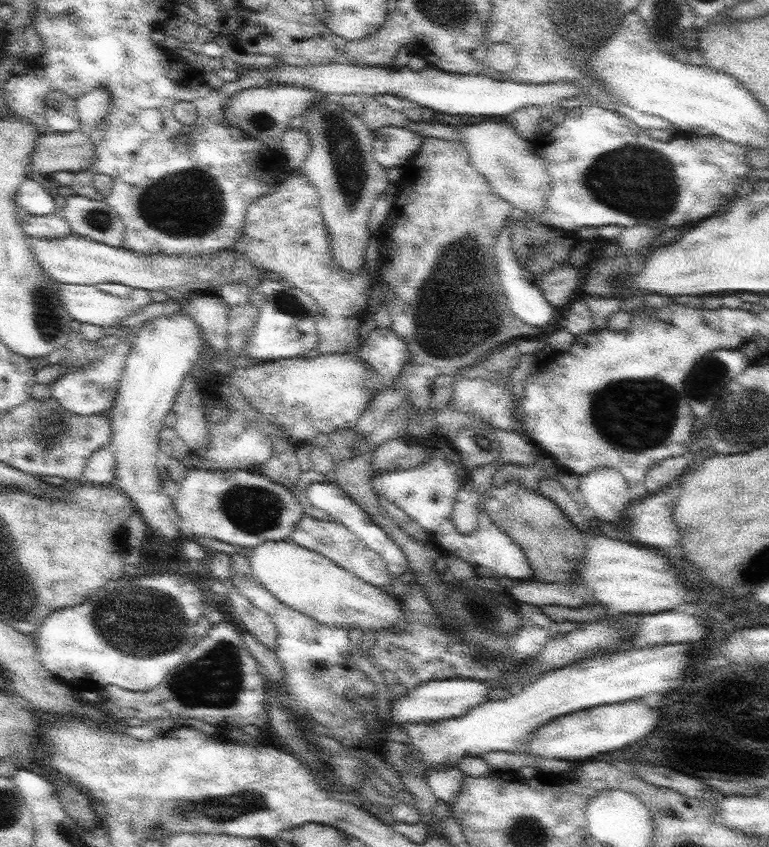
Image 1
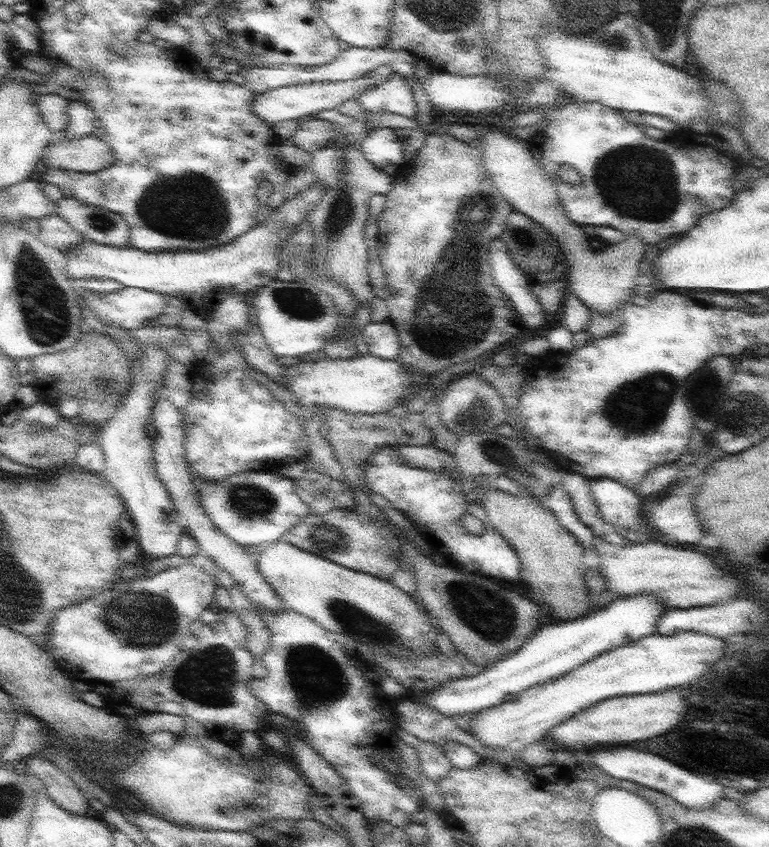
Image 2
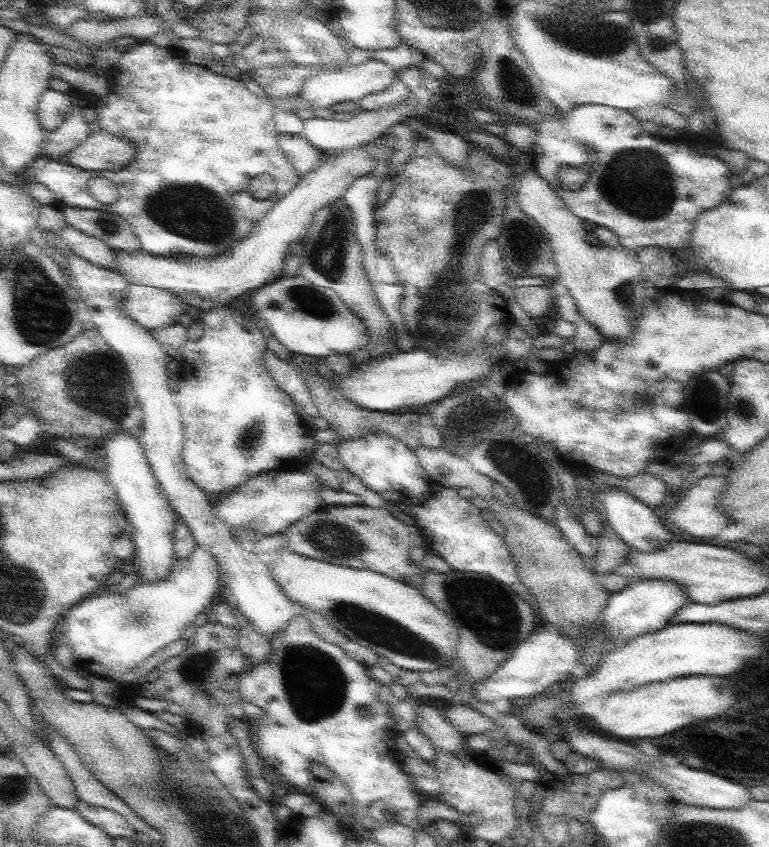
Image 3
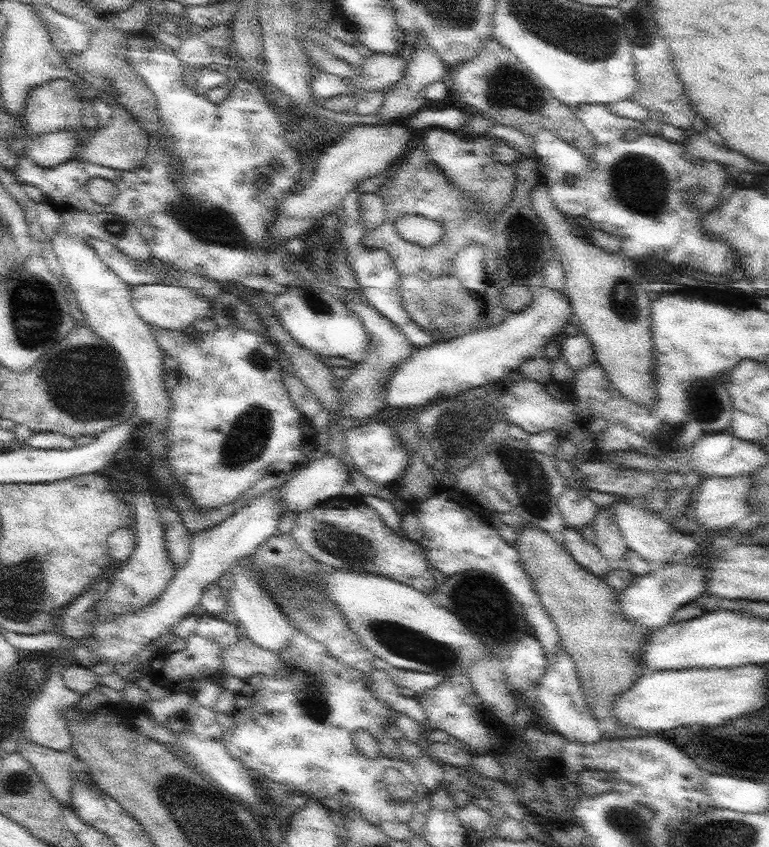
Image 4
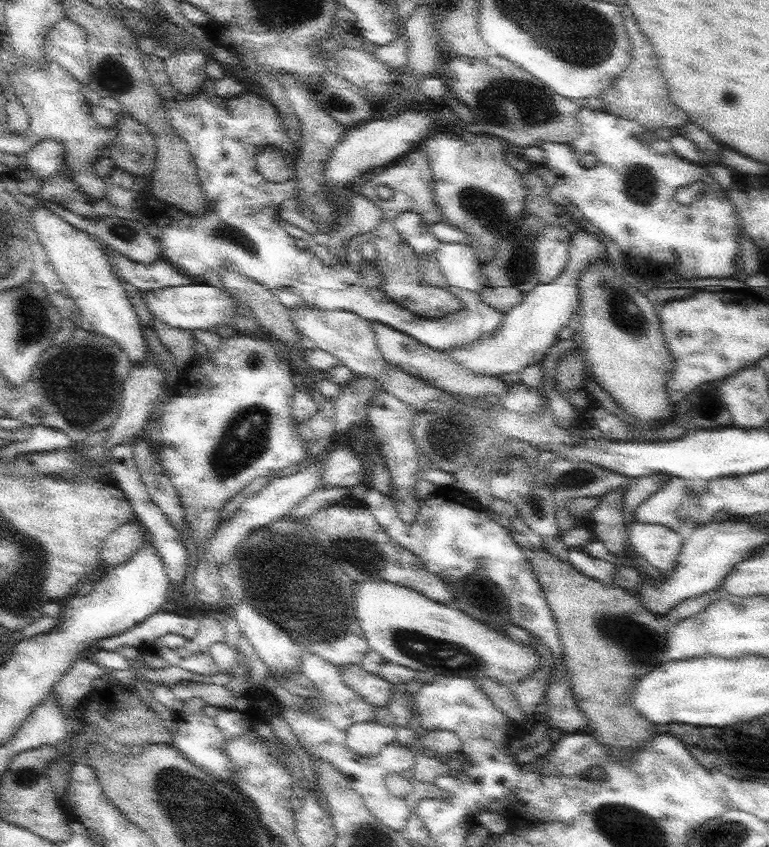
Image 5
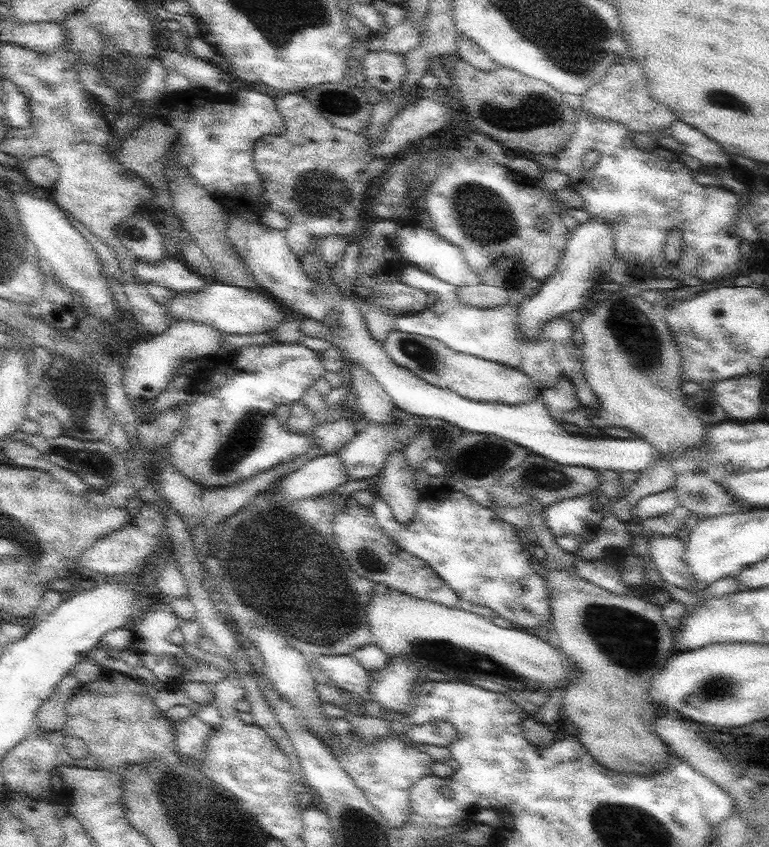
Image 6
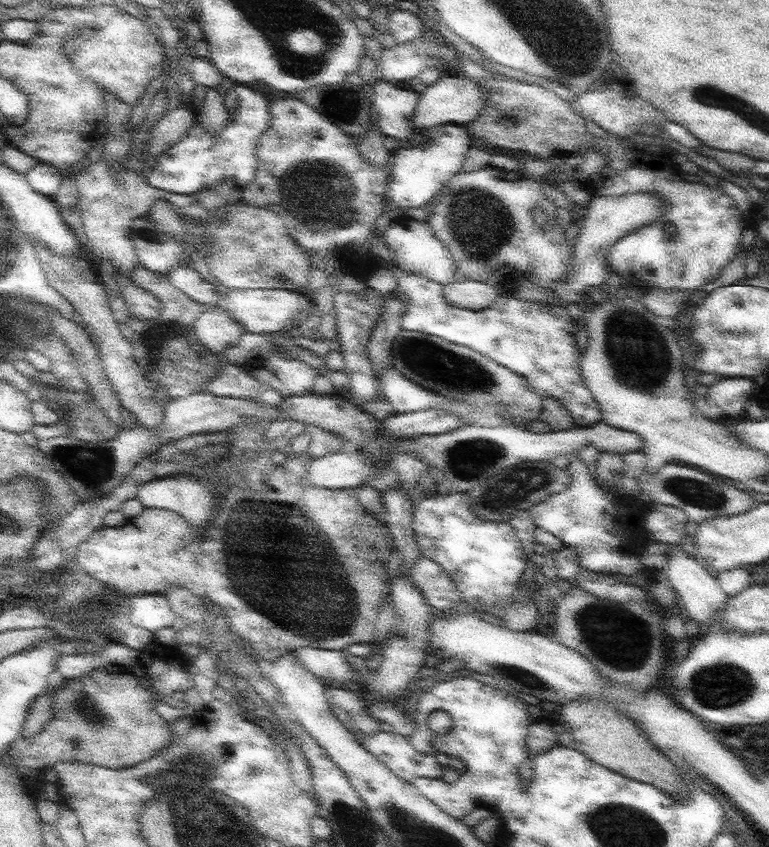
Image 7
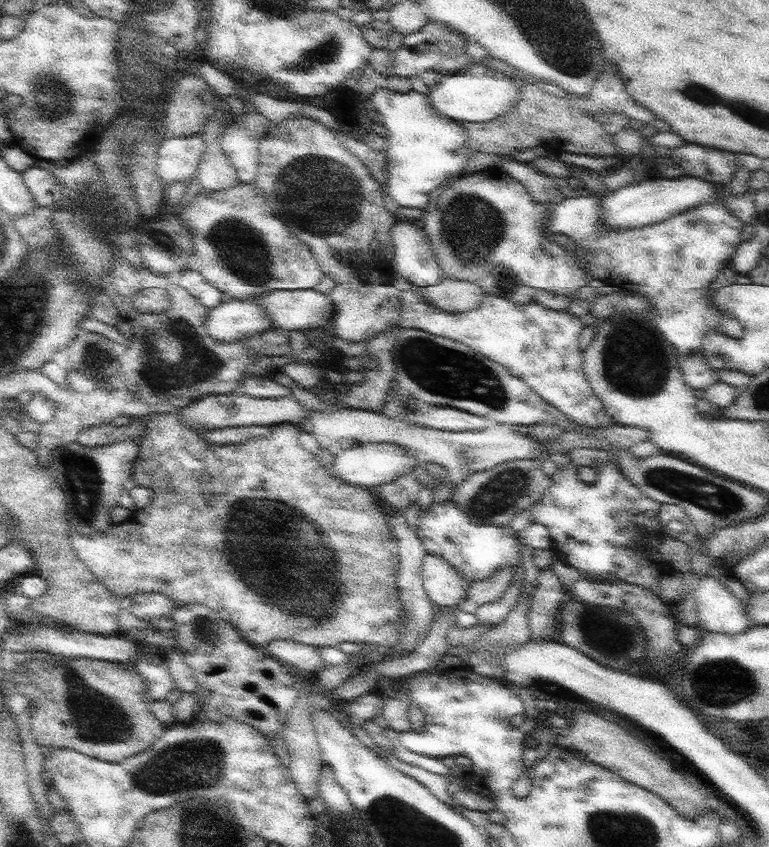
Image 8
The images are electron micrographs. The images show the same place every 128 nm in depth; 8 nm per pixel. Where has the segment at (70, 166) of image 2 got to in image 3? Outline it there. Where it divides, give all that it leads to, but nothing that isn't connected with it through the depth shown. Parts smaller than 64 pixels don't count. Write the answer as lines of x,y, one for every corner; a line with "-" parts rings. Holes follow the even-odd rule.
100,129
74,147
64,159
71,166
86,171
117,172
125,168
134,155
136,148
128,138

